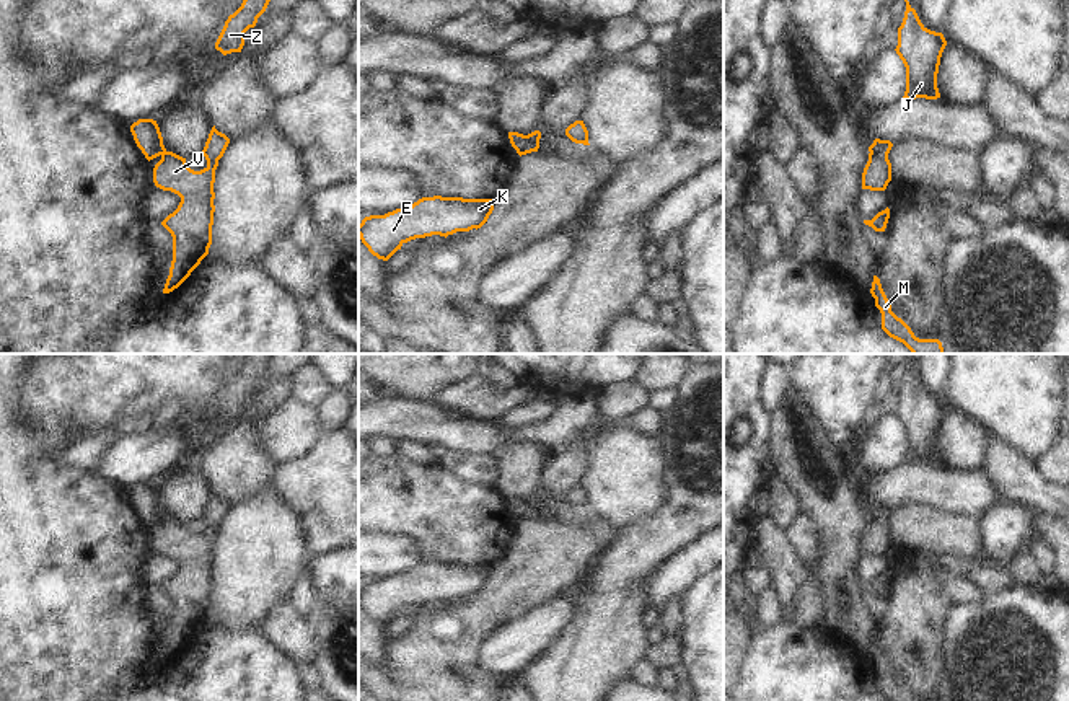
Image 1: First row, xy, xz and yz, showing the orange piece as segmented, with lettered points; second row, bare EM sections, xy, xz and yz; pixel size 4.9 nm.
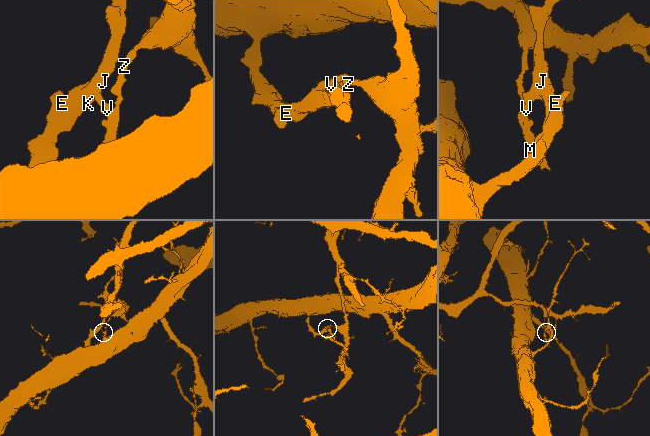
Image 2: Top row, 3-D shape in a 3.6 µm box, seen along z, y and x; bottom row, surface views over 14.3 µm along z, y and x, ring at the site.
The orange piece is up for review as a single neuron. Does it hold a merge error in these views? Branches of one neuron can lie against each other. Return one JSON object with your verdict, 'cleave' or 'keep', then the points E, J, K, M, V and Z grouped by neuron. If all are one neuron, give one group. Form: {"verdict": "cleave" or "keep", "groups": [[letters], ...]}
{"verdict": "cleave", "groups": [["E", "J", "K"], ["M", "V", "Z"]]}

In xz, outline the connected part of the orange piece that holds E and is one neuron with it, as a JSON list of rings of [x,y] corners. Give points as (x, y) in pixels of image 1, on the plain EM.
[[[422,562],[385,580],[365,582],[359,602],[373,621],[388,626],[411,605],[481,593],[494,569],[495,564]]]

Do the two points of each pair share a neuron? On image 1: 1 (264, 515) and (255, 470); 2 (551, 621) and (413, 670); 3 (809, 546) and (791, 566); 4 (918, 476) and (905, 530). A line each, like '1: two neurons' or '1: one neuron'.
1: two neurons
2: two neurons
3: two neurons
4: two neurons

